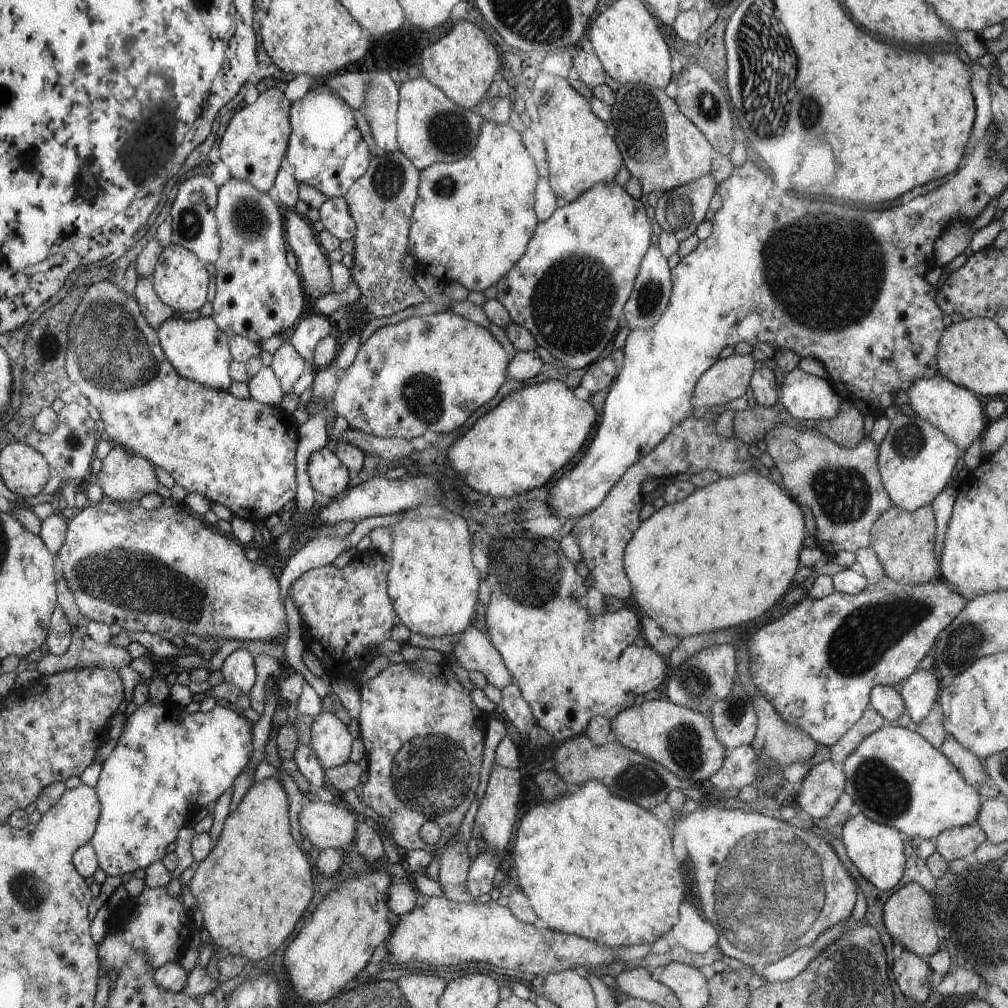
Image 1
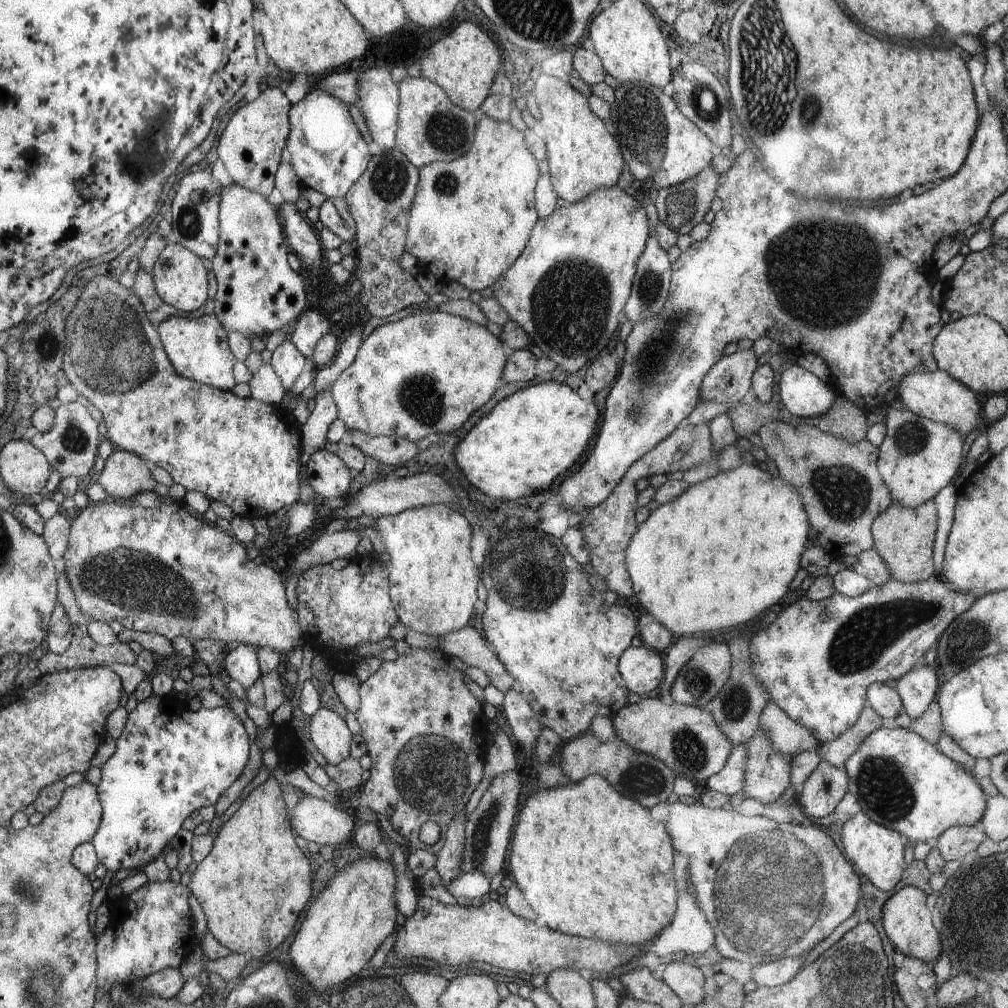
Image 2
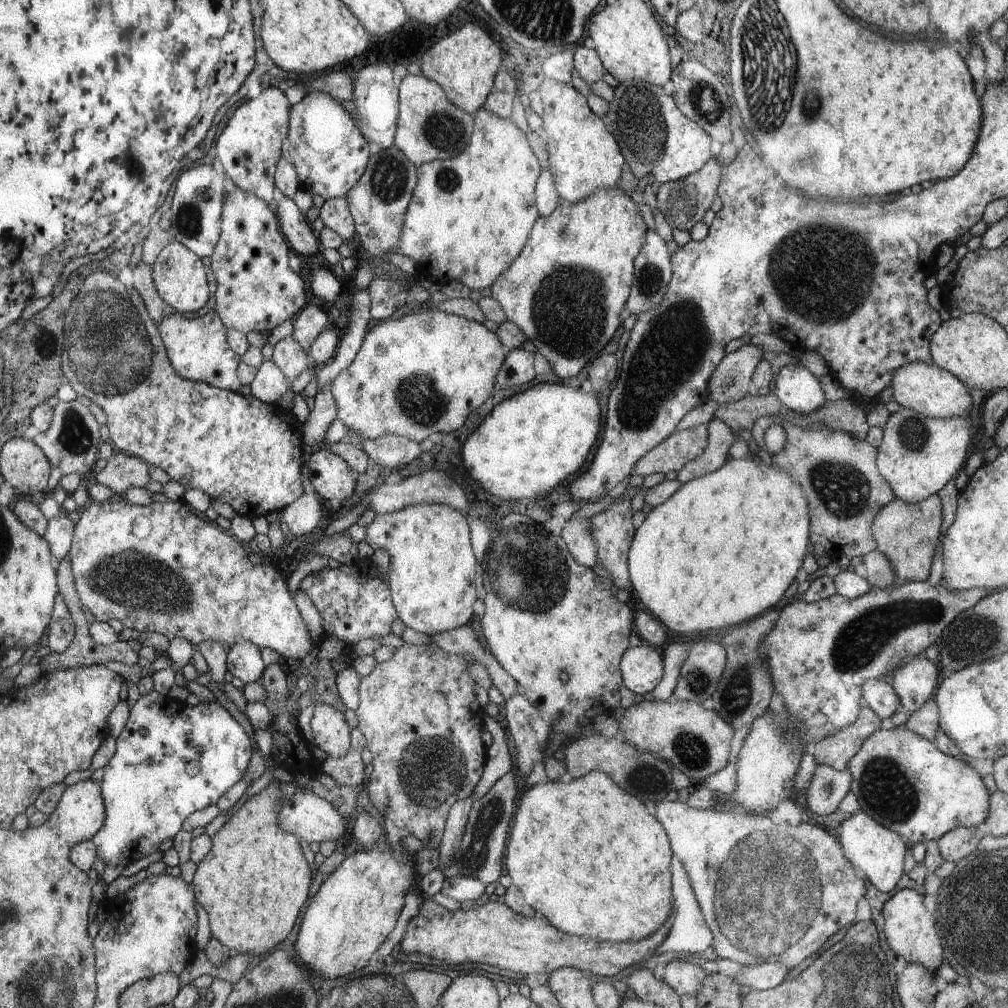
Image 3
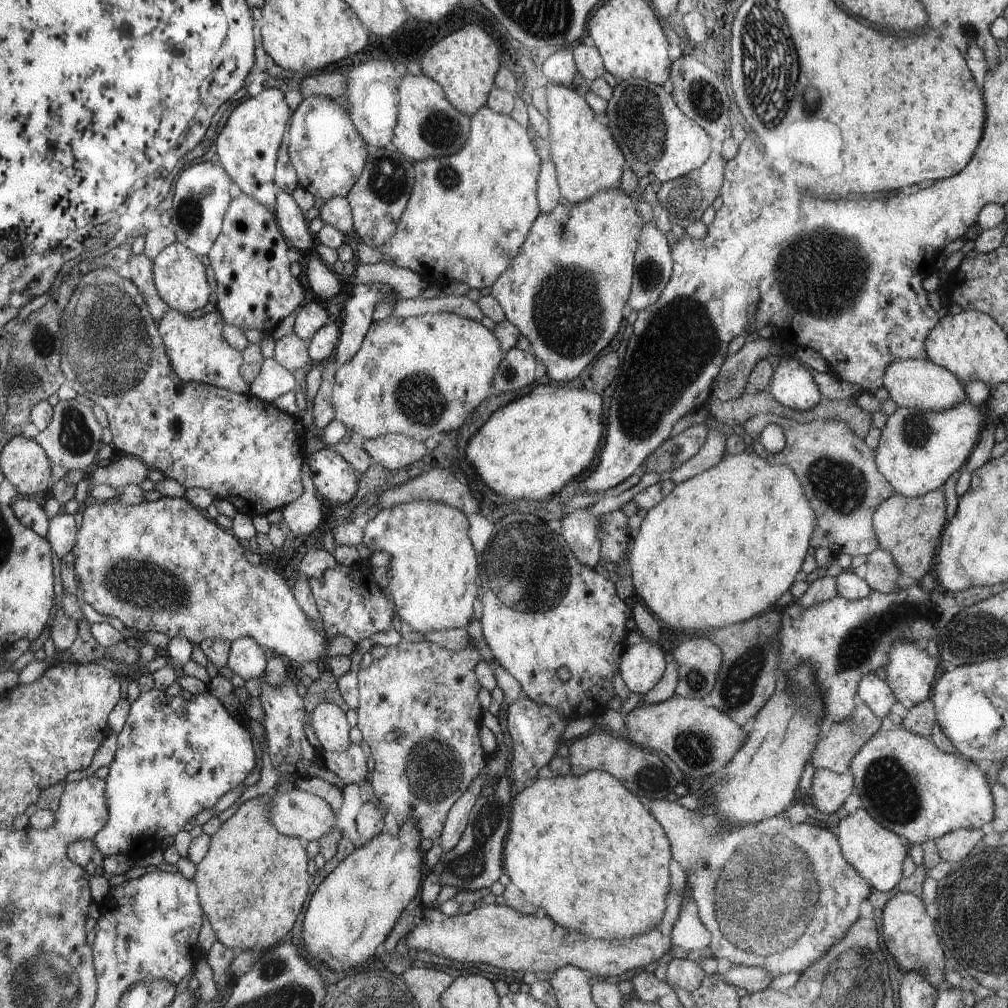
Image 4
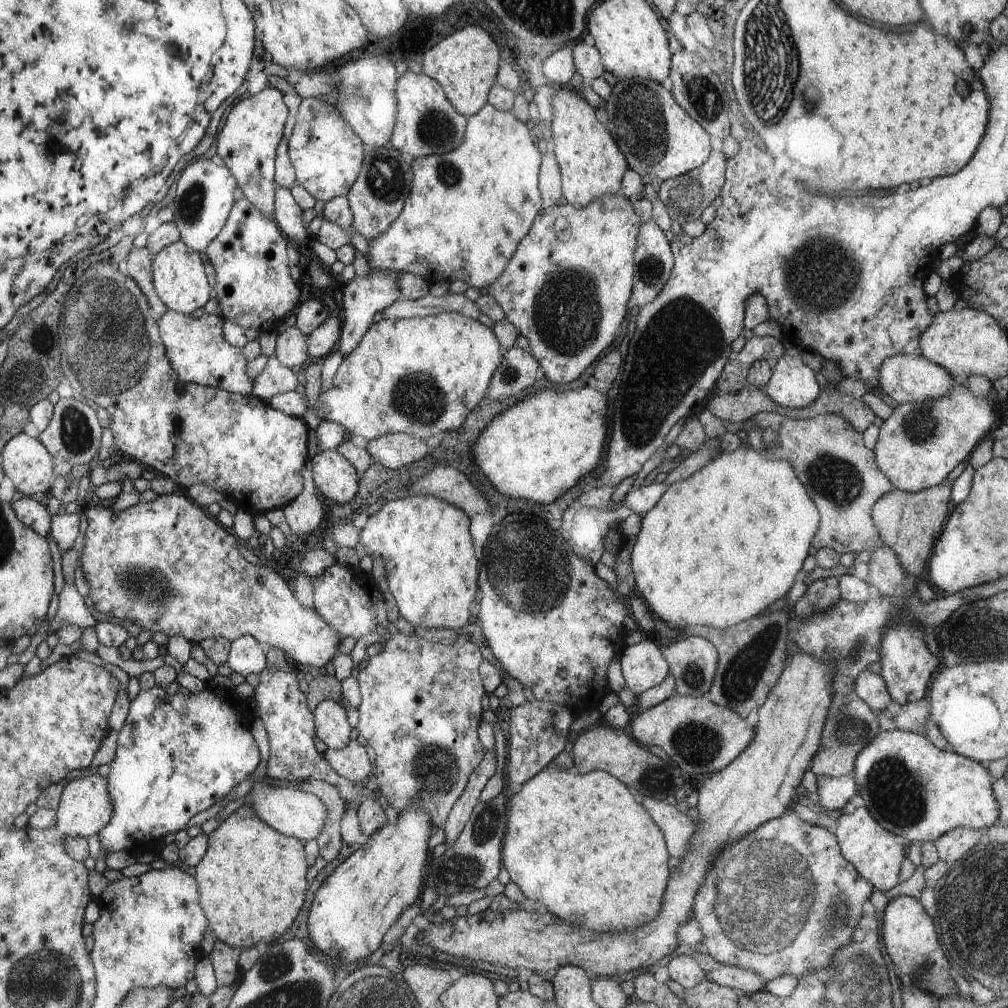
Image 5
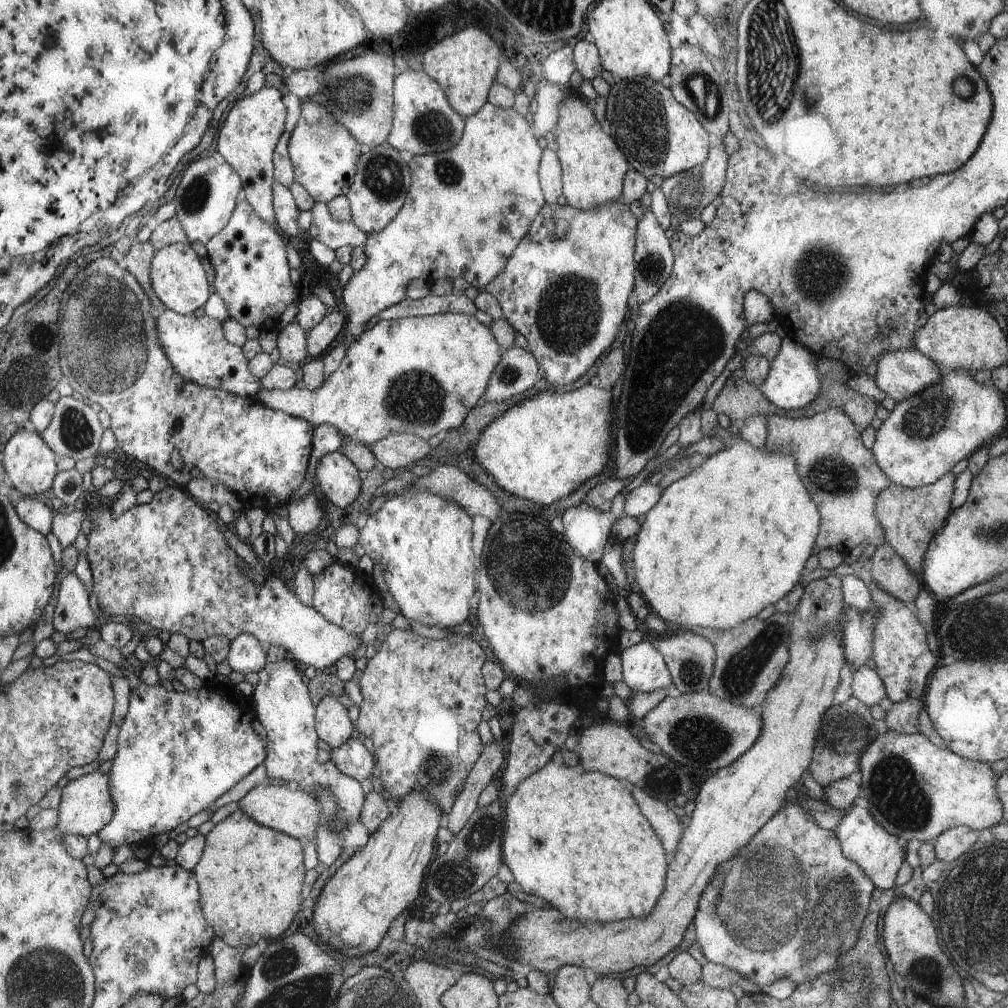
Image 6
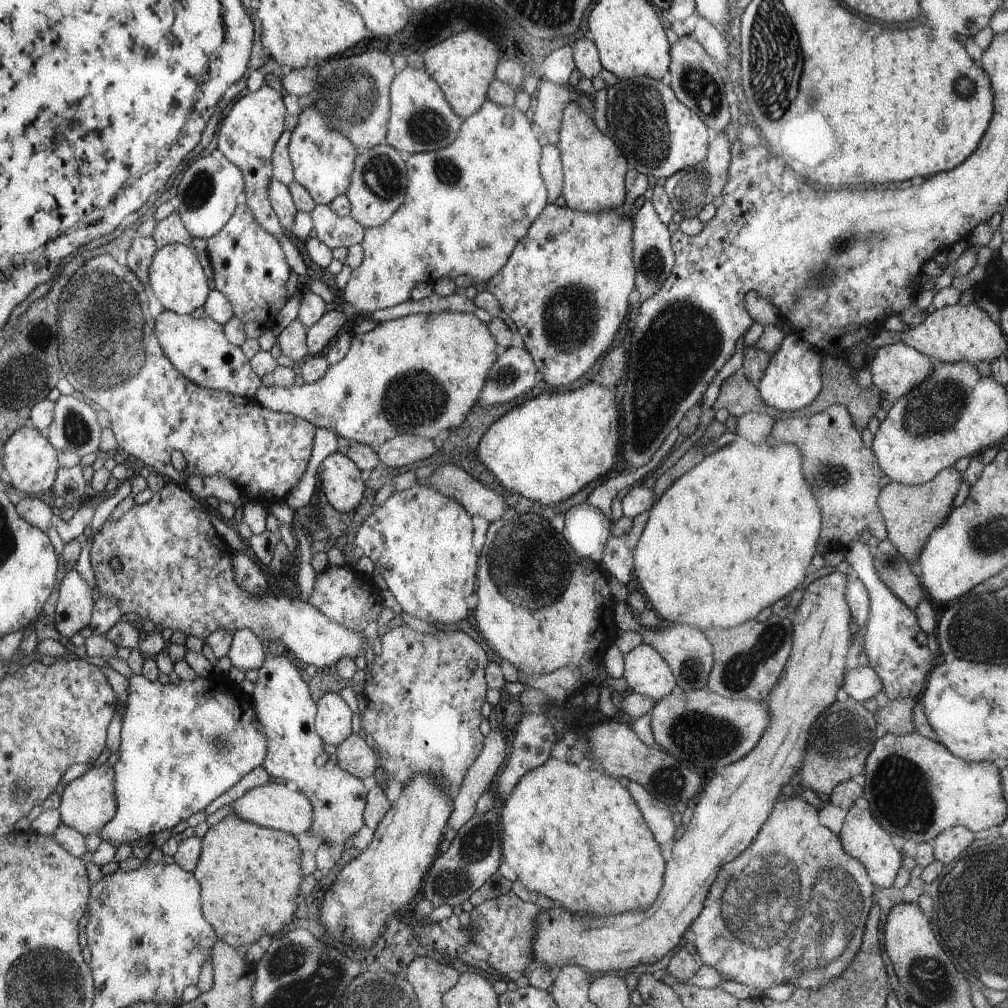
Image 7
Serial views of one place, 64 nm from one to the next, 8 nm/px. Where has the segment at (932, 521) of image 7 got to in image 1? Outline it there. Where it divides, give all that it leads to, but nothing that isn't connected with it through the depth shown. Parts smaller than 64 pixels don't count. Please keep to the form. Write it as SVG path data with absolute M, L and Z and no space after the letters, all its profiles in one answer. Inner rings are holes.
M892 505L877 518L872 528L870 548L877 554L885 569L885 576L904 585L919 585L938 580L940 567L935 553L936 522L930 505L908 512Z

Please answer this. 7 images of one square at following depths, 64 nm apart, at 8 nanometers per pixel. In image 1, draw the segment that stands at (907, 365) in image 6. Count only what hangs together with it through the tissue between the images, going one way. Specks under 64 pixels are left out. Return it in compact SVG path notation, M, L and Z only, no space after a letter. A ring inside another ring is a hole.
M942 374L914 381L906 392L910 397L909 405L918 417L938 427L958 445L961 451L966 451L974 440L982 438L982 434L990 423L978 396L971 390L950 382Z

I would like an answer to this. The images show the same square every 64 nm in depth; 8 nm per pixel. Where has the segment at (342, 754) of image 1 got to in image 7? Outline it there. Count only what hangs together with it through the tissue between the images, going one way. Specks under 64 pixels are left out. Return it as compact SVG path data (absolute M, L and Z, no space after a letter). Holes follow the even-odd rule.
M326 693L318 700L317 730L326 744L336 747L354 732L352 712L339 693Z

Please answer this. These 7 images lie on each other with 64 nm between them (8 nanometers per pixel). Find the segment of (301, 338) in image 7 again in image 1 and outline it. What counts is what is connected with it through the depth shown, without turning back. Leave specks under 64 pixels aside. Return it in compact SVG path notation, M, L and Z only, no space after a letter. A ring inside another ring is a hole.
M286 340L273 354L270 368L281 382L282 392L288 394L293 392L292 386L308 370L309 365Z

